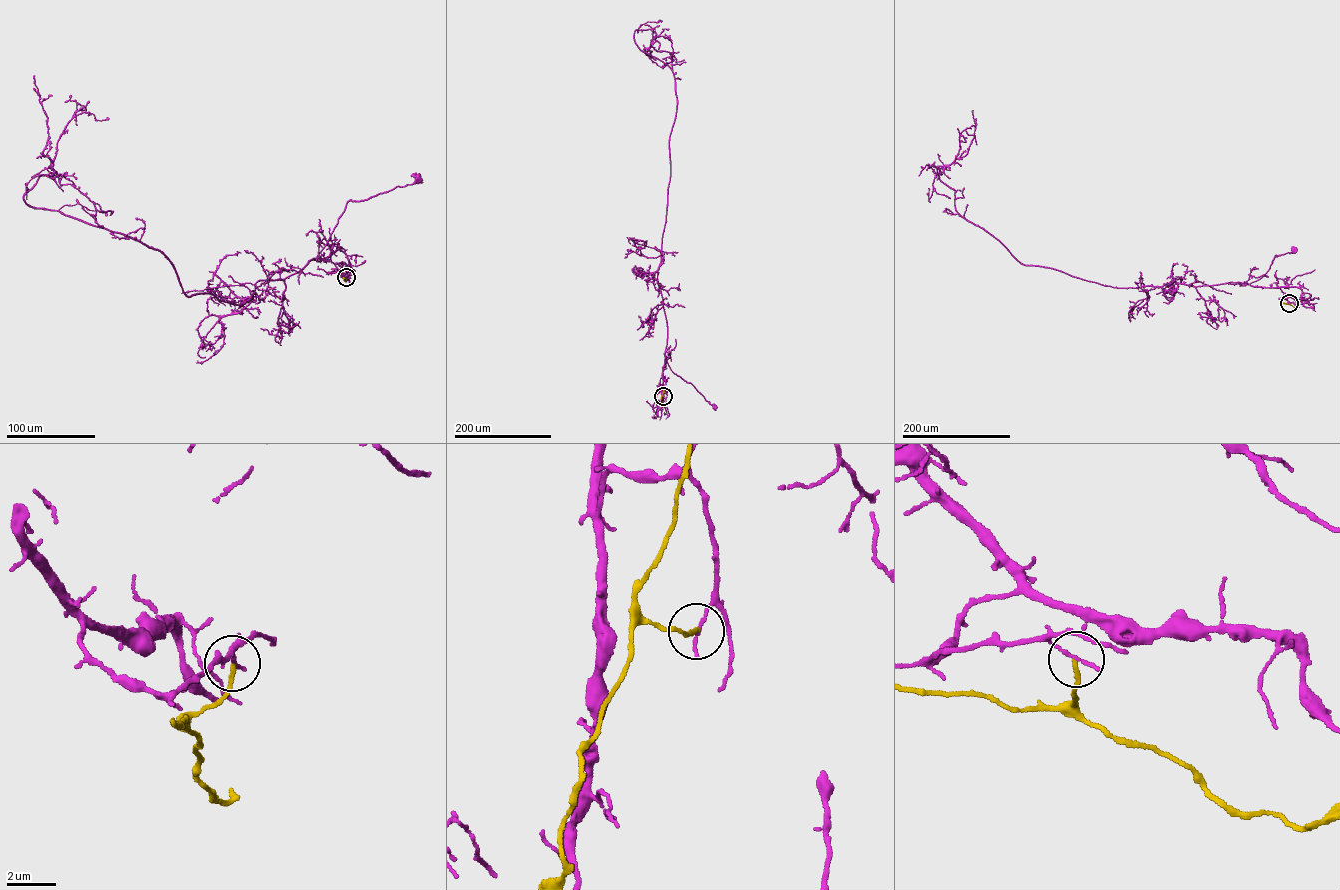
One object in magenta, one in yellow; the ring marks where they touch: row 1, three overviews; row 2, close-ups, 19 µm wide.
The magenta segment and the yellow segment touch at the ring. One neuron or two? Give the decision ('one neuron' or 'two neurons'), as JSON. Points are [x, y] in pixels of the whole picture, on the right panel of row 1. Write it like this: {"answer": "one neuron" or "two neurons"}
{"answer": "two neurons"}

